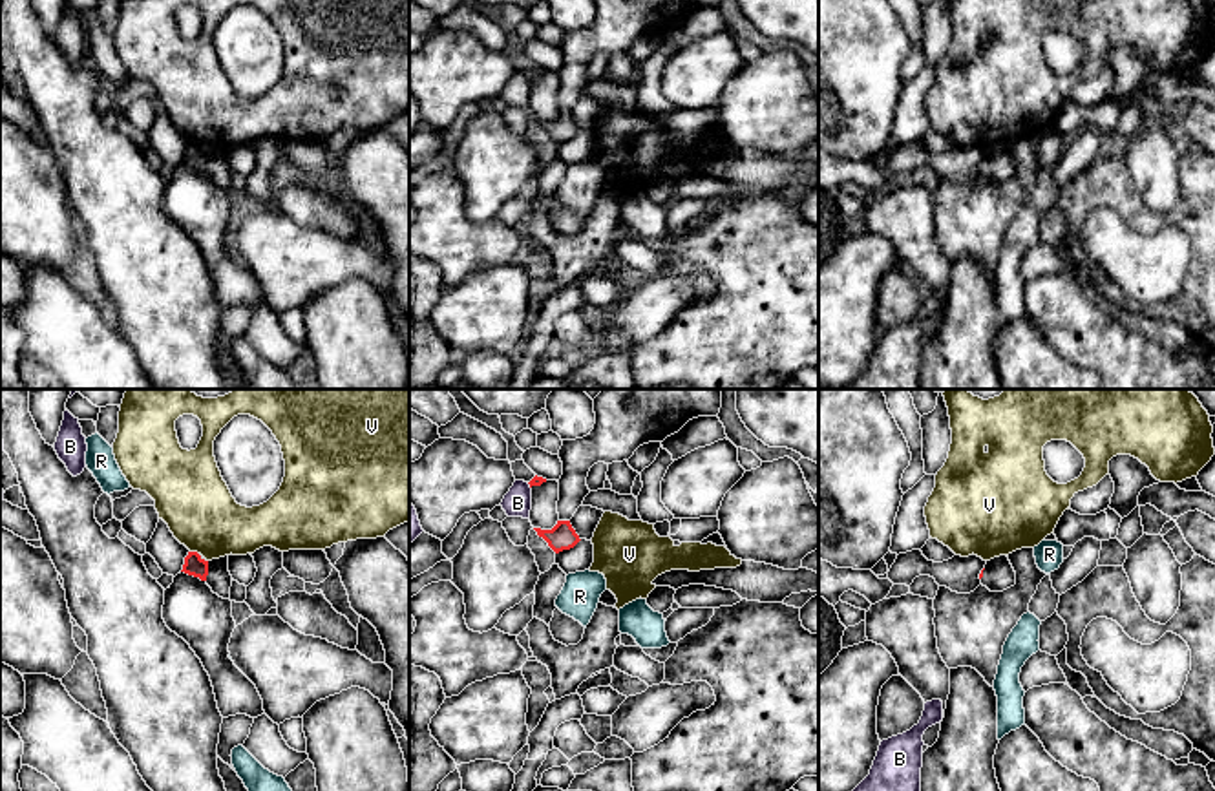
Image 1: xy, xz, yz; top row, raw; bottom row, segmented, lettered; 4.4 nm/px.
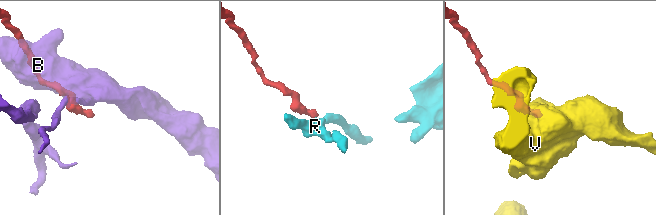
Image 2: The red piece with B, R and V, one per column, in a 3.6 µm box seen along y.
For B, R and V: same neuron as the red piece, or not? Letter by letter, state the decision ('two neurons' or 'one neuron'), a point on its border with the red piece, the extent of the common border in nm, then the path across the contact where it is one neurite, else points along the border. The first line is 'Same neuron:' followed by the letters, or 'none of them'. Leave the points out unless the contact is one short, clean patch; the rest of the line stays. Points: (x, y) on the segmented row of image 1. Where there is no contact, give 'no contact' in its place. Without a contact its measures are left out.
Same neuron: none of them
B: two neurons; meets red in xz at (530, 486); contact 40 nm long; border along xz (527, 483), (530, 488)
R: two neurons; meets red in xy at (200, 558); contact 50 nm long; border along xy (198, 554), (205, 561)
V: two neurons; meets red in xy at (194, 552); contact 40 nm long; border along xy (190, 550), (198, 554)

